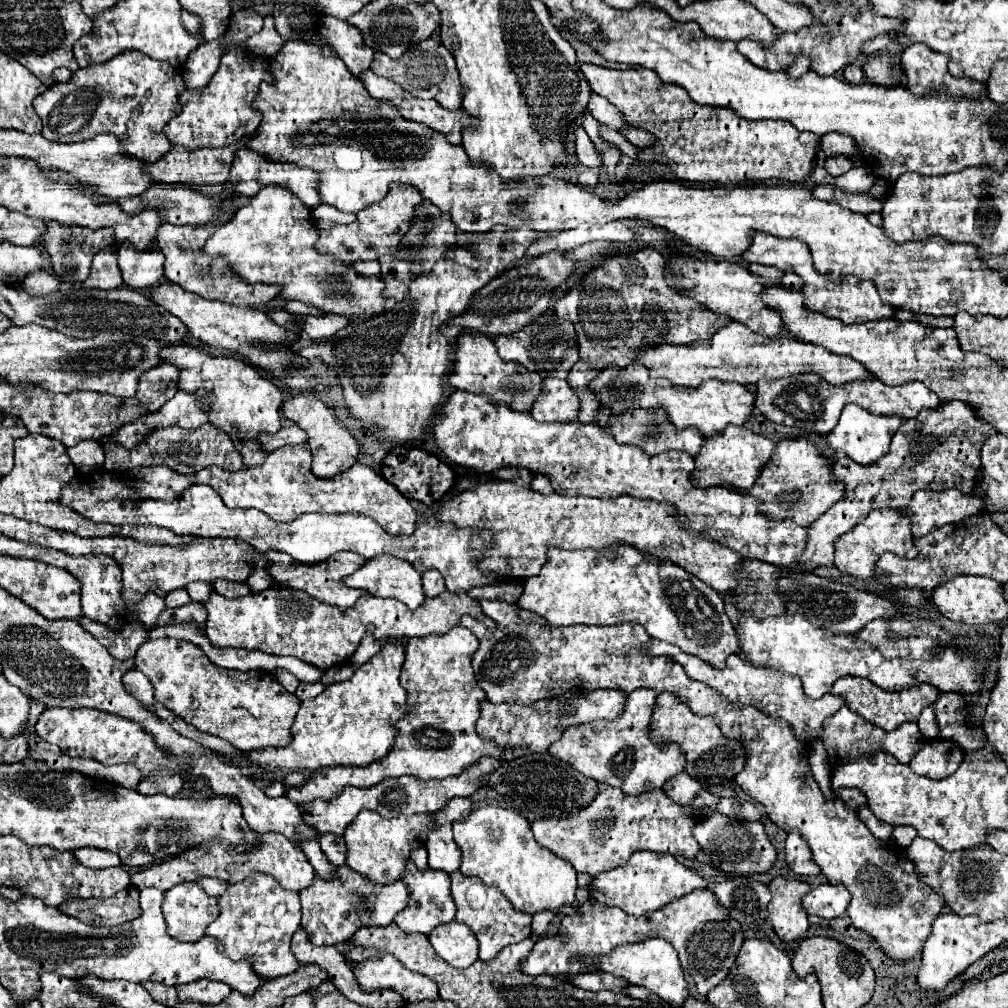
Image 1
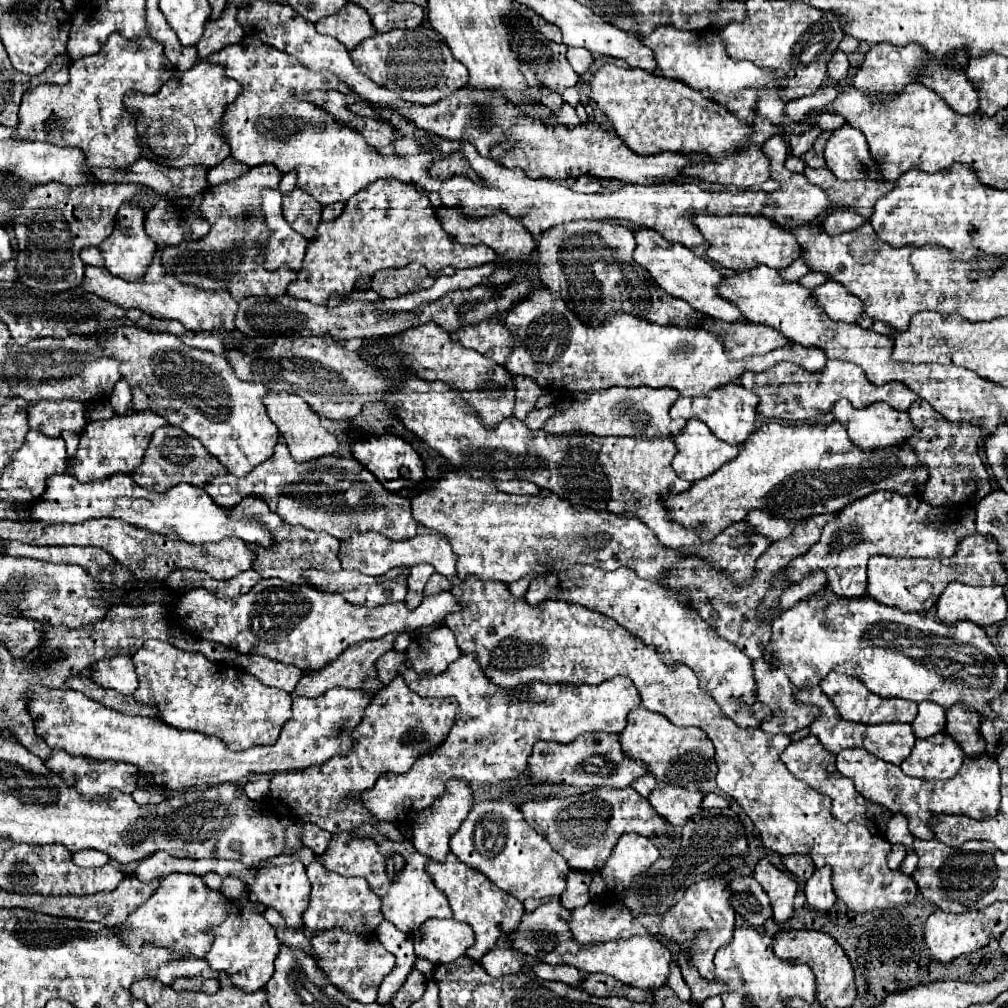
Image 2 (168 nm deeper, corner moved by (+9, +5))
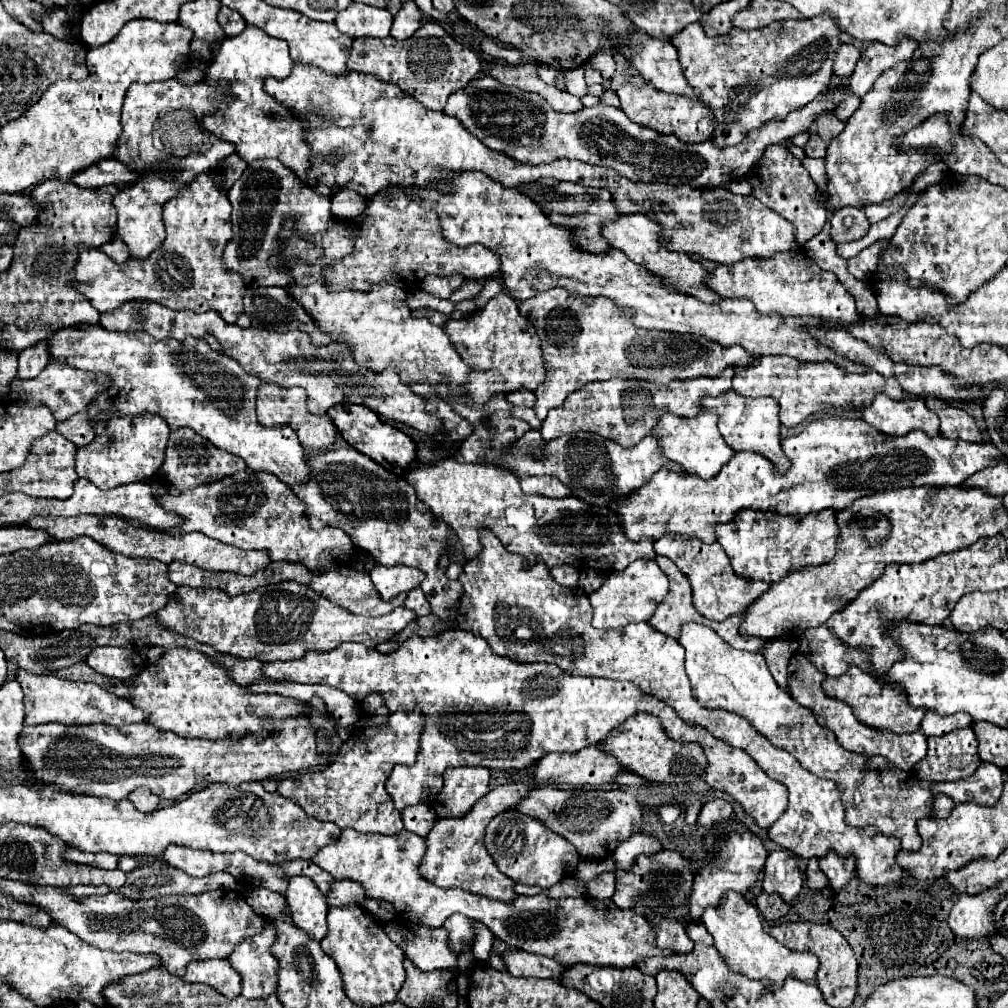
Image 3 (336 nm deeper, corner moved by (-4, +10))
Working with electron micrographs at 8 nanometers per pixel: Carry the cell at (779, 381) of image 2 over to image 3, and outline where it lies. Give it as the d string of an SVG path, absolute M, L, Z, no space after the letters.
M762 356L750 368L738 370L732 388L742 396L772 396L780 404L780 422L796 426L816 412L832 406L868 406L876 394L884 392L892 398L906 398L906 392L894 378L882 378L878 372L846 372L834 362L800 362L790 356Z

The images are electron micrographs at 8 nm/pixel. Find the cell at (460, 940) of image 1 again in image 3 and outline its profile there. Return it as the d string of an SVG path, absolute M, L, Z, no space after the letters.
M454 914L444 922L442 928L446 928L446 932L448 932L448 946L454 954L460 954L466 946L470 948L474 944L476 928L470 918L466 918L462 914Z

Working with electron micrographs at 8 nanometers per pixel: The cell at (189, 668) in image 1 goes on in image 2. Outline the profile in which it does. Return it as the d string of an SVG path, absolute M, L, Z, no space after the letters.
M149 639L135 653L135 663L139 687L133 697L143 705L157 707L159 721L175 729L219 737L233 751L277 743L283 723L291 719L289 693L265 687L253 675L227 663L211 663L201 653L181 651L167 641Z

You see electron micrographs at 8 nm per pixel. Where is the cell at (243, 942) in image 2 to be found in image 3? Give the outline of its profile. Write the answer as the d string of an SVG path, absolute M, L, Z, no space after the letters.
M266 920L260 934L240 942L228 956L230 966L242 978L242 996L266 998L276 994L278 960L270 952L270 944L276 942L276 924Z

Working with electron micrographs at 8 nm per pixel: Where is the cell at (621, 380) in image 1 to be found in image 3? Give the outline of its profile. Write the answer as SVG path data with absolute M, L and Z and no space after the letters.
M728 390L726 394L720 396L706 396L700 400L700 410L706 412L714 412L720 420L718 420L718 428L724 436L724 440L730 444L730 448L734 448L736 452L740 450L750 450L750 452L758 452L766 458L770 458L774 462L774 466L778 466L778 470L788 470L788 460L782 454L780 448L780 420L778 420L778 402L774 402L774 398L762 396L762 398L746 398L734 390Z

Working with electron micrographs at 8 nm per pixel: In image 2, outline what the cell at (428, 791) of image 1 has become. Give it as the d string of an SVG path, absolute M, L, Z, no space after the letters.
M387 651L375 661L379 679L385 685L395 675L401 675L411 691L421 697L451 697L459 703L455 725L443 739L441 747L421 755L409 773L383 773L375 787L361 793L365 807L381 821L411 819L417 811L429 807L449 779L465 779L467 783L499 783L515 779L527 767L527 759L537 741L571 743L581 733L621 733L627 723L627 713L641 705L641 695L627 677L613 677L595 687L573 683L527 683L517 691L501 691L491 679L485 679L477 655L461 655L443 673L417 673L407 665L407 655Z

